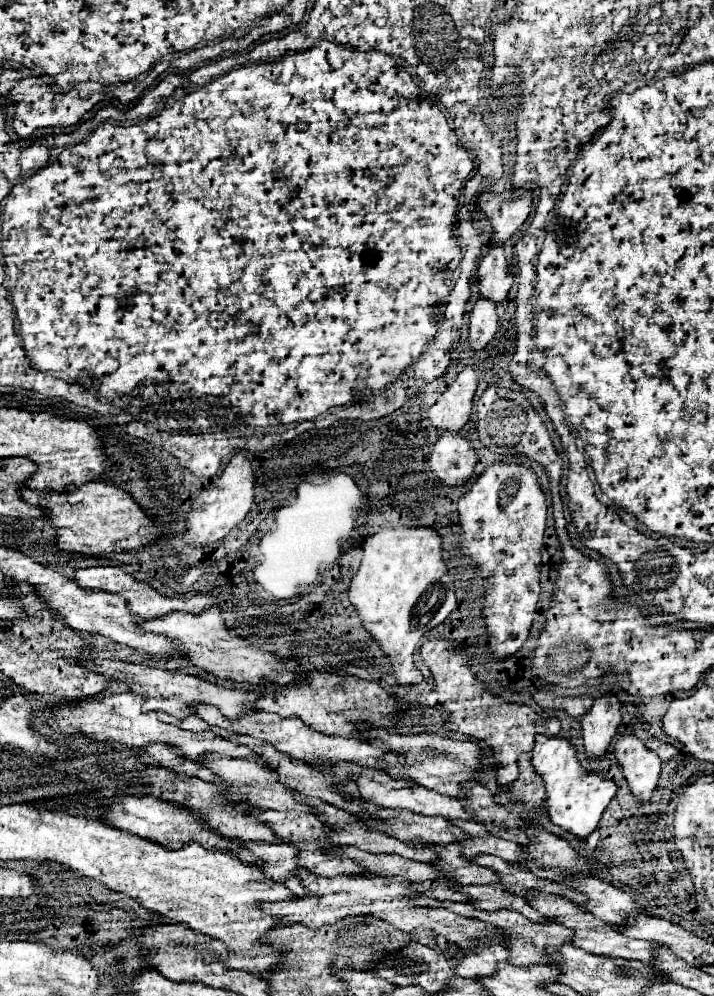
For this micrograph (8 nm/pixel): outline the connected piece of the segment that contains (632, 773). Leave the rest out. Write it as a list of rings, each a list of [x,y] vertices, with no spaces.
[[[622,733],[616,739],[614,753],[624,771],[630,791],[642,801],[648,801],[652,797],[652,791],[658,787],[662,769],[660,757],[652,753],[652,749],[646,749],[646,745],[632,733]]]

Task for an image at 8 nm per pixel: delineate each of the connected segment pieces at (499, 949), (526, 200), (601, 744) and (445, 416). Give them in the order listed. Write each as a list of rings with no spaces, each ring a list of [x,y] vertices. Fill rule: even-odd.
[[[484,945],[478,953],[466,951],[466,959],[456,963],[456,973],[468,979],[496,975],[498,963],[508,963],[508,949],[504,945]]]
[[[532,189],[524,191],[520,197],[506,197],[506,193],[484,191],[480,193],[480,201],[476,203],[482,209],[494,227],[492,241],[502,245],[528,217],[532,209]]]
[[[614,693],[594,699],[590,711],[582,715],[582,737],[588,757],[606,755],[620,721],[620,701]]]
[[[464,367],[454,383],[442,393],[442,397],[428,409],[428,419],[438,429],[460,431],[472,413],[472,399],[476,393],[476,373],[474,367]]]

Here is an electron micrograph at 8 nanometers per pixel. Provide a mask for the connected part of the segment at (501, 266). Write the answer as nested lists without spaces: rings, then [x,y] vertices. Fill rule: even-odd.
[[[492,245],[490,251],[480,259],[478,265],[480,295],[496,303],[506,299],[506,293],[512,287],[512,267],[504,247]]]

